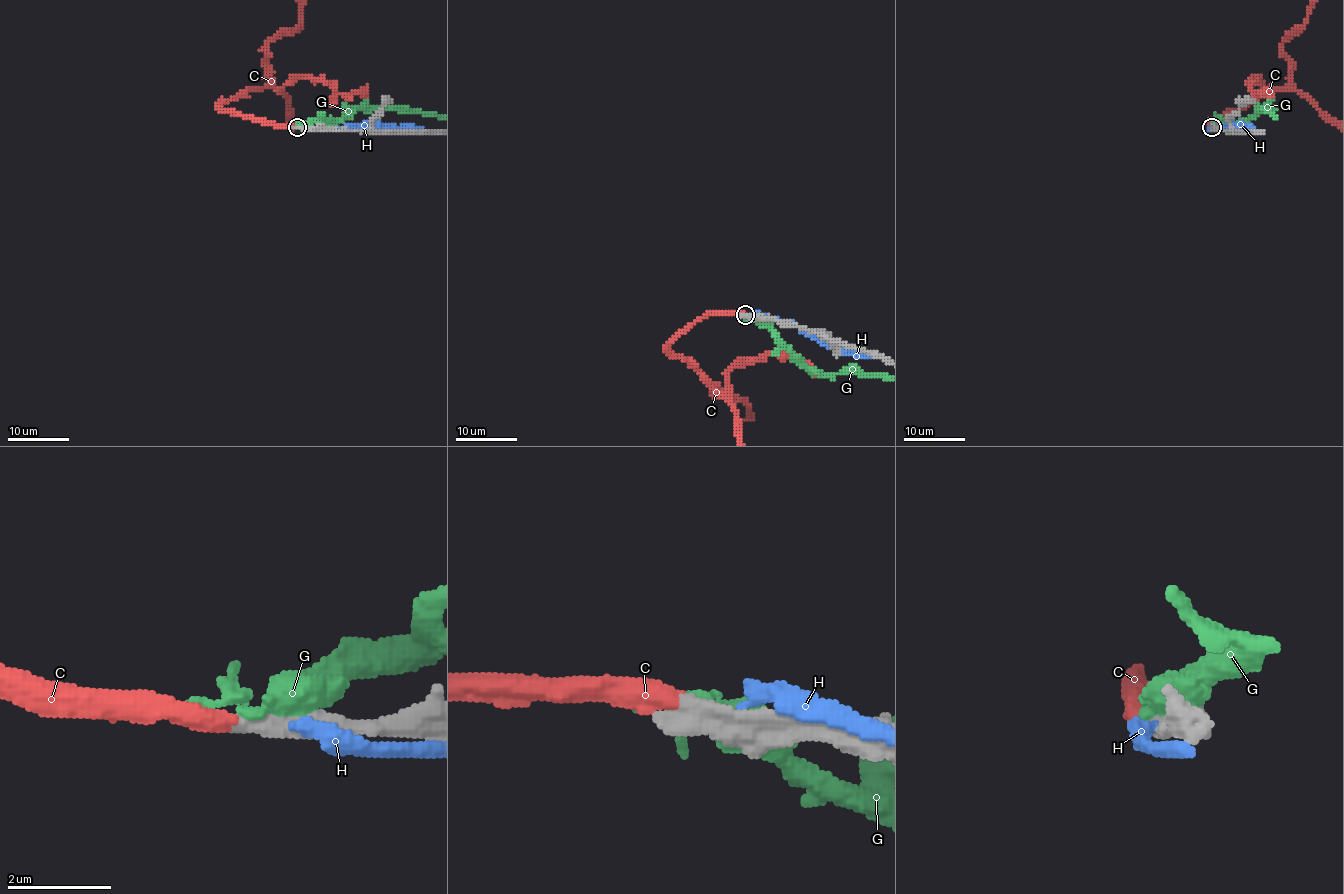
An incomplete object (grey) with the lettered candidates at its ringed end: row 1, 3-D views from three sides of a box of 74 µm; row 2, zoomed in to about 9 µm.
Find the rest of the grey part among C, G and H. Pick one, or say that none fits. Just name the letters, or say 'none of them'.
C

